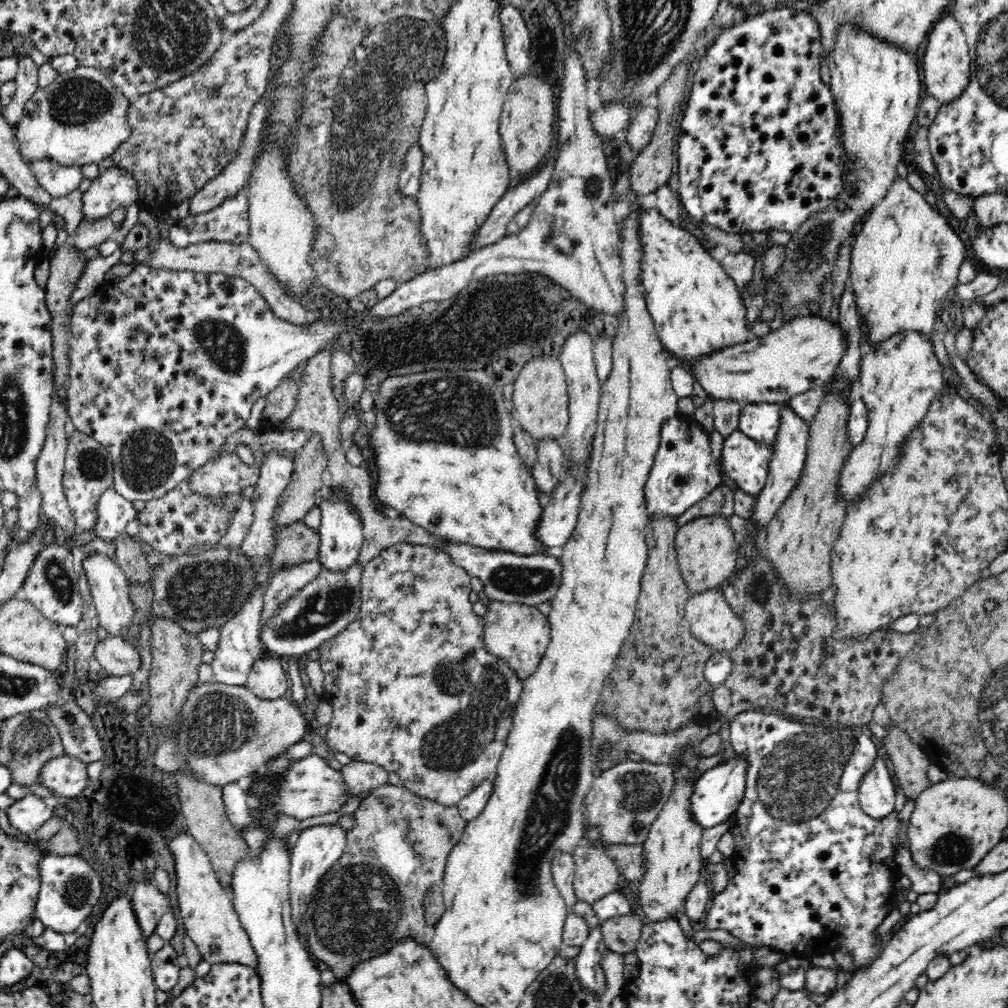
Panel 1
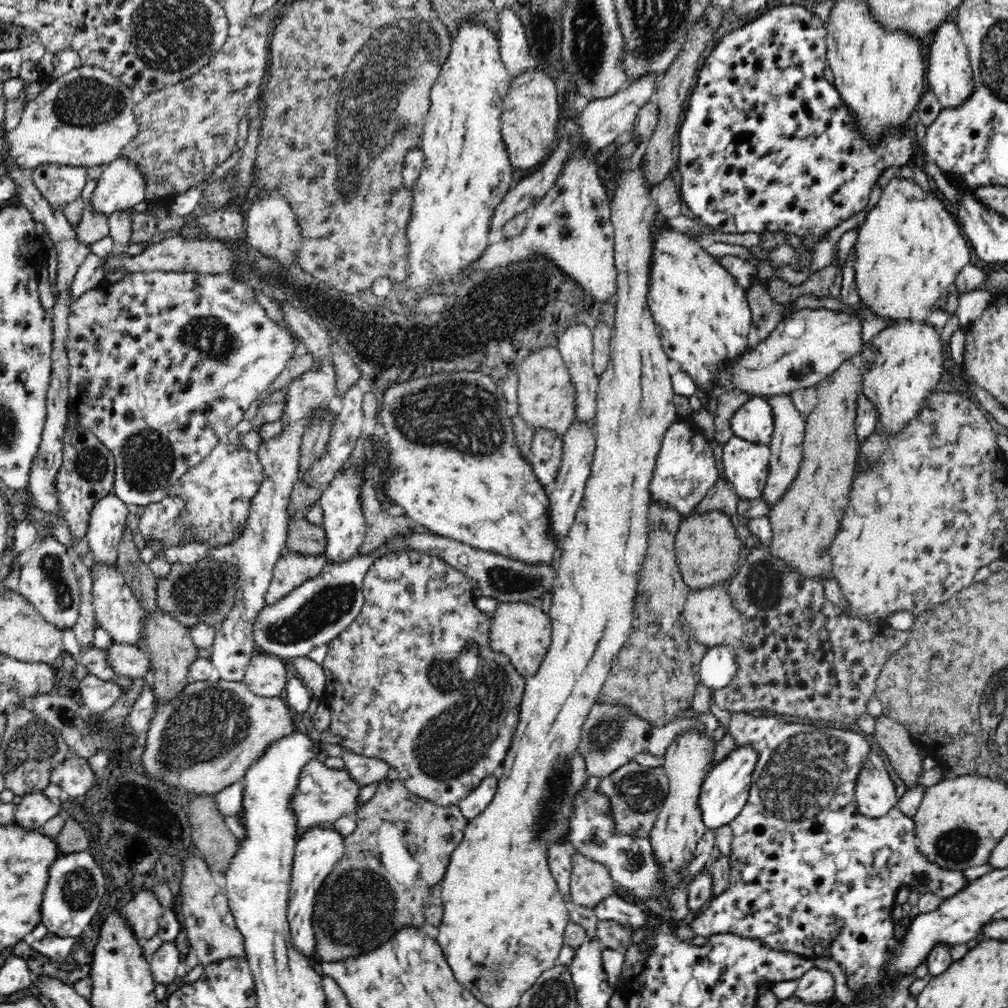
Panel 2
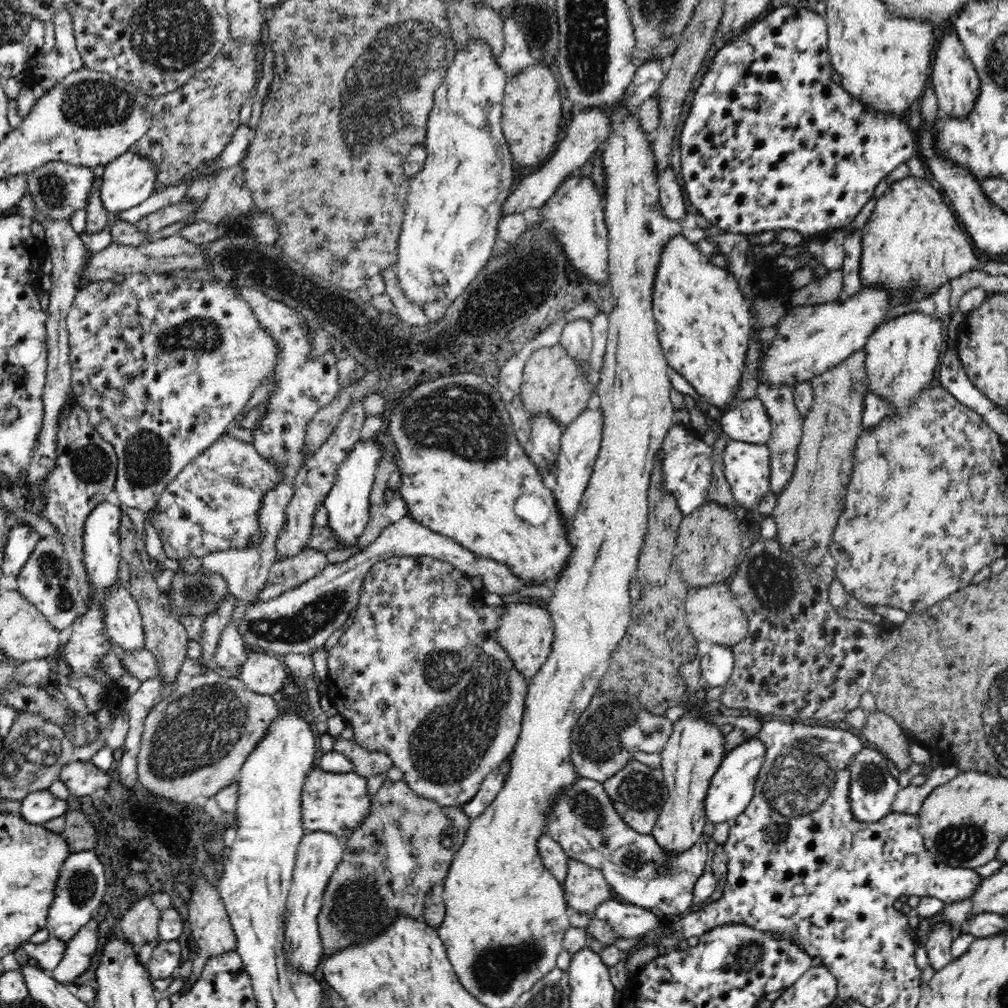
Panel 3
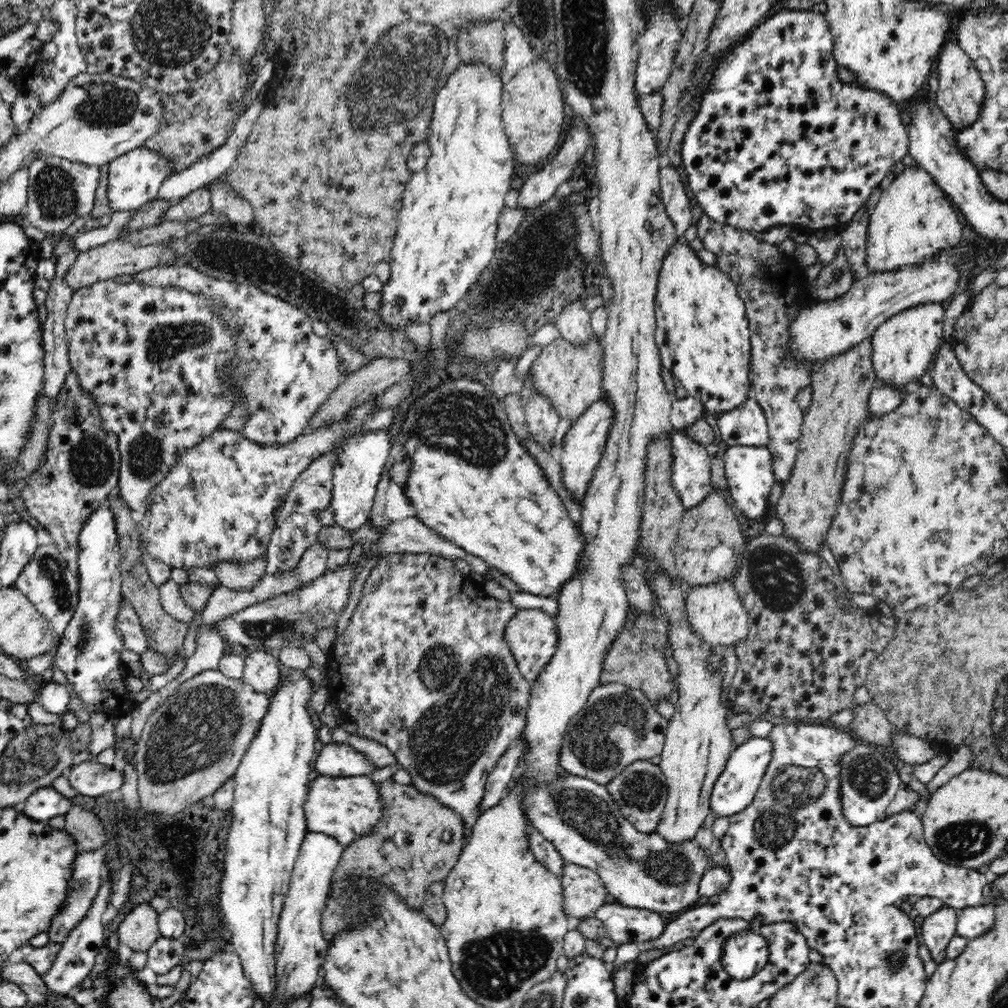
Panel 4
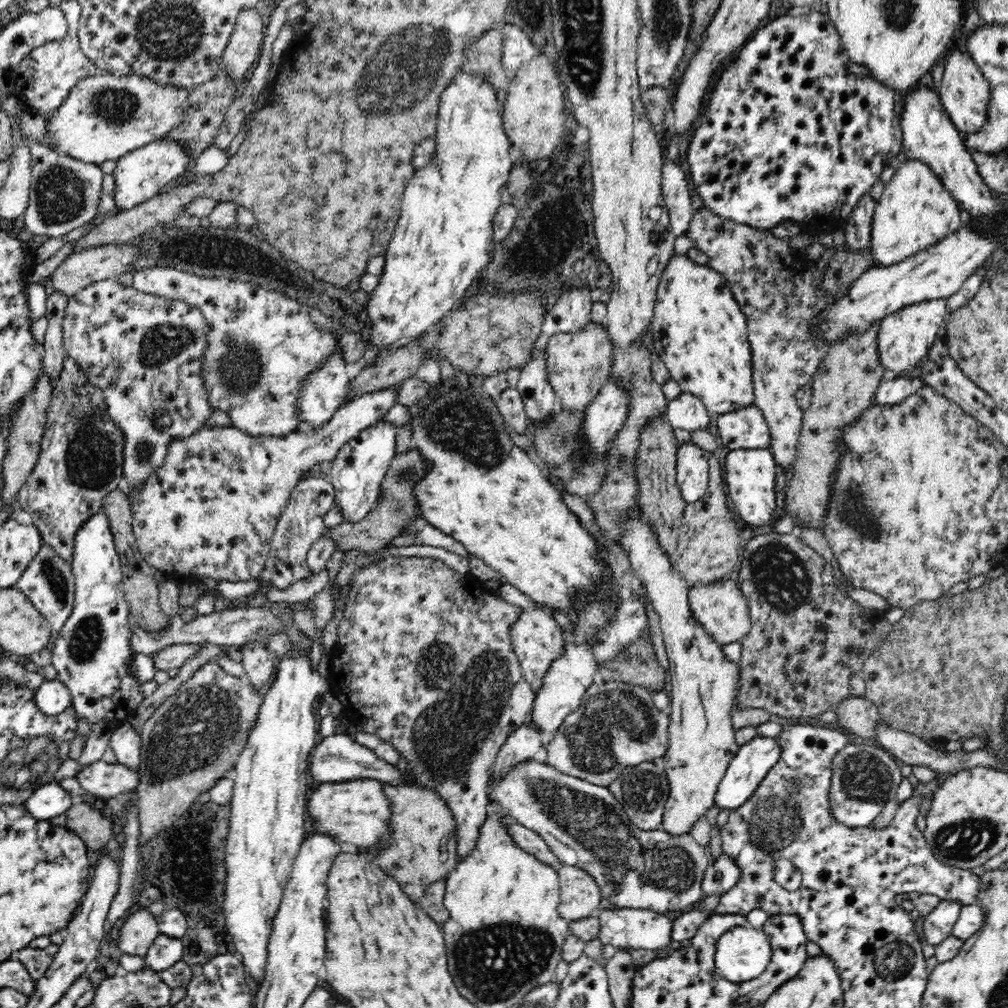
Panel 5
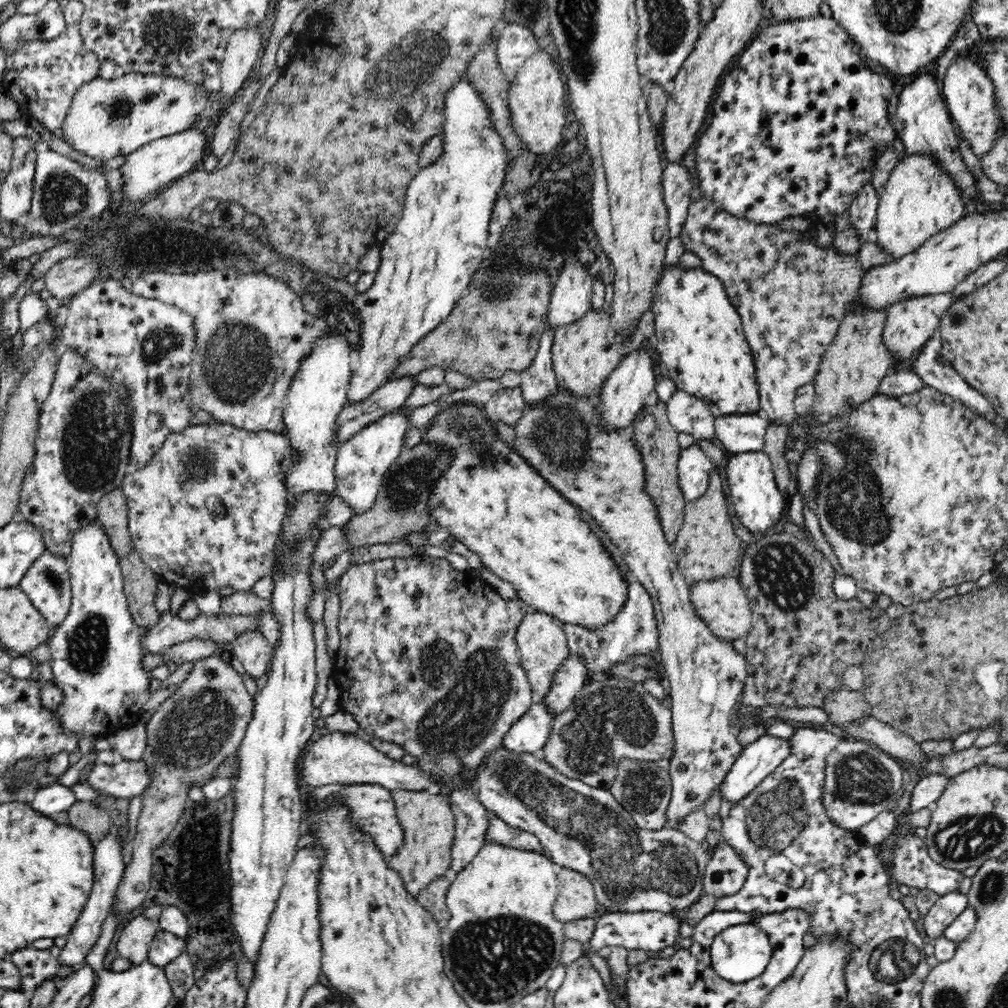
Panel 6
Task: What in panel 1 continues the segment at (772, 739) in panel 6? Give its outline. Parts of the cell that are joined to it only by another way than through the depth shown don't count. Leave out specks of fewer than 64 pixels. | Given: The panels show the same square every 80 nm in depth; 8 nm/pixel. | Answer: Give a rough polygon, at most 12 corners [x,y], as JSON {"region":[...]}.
{"region":[[732,756],[697,778],[690,810],[699,826],[731,819],[748,759]]}

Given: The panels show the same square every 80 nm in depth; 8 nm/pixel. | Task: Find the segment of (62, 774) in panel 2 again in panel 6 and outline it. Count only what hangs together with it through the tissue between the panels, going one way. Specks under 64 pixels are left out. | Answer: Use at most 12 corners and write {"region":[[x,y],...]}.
{"region":[[141,760],[95,762],[88,784],[116,798],[140,797],[153,781]]}

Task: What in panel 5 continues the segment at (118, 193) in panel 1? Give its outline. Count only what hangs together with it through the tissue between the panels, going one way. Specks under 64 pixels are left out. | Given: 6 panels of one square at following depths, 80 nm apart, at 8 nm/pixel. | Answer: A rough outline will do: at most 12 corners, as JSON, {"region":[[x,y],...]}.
{"region":[[168,138],[119,157],[115,205],[125,211],[184,175],[190,145]]}

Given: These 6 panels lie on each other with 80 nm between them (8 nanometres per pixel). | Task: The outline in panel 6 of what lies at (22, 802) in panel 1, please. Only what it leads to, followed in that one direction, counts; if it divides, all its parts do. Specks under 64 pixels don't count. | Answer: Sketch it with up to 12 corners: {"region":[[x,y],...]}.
{"region":[[52,783],[35,794],[32,808],[55,817],[77,801],[72,787]]}

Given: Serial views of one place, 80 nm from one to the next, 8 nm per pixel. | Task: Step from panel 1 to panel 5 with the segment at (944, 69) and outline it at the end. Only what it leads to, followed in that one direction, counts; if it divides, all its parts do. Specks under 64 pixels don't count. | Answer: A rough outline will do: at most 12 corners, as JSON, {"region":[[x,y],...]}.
{"region":[[957,47],[940,102],[962,136],[984,130],[990,83]]}

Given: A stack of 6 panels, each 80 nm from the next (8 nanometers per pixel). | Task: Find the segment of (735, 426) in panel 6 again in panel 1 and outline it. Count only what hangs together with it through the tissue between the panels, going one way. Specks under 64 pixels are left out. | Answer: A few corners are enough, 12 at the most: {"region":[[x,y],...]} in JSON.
{"region":[[742,405],[738,430],[771,445],[780,423],[780,405]]}

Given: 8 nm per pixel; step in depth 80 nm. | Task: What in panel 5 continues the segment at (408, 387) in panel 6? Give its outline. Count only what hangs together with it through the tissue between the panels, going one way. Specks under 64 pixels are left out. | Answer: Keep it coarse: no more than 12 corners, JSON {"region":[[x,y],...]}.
{"region":[[399,385],[323,427],[172,438],[129,486],[167,579],[258,580],[302,472],[384,420]]}

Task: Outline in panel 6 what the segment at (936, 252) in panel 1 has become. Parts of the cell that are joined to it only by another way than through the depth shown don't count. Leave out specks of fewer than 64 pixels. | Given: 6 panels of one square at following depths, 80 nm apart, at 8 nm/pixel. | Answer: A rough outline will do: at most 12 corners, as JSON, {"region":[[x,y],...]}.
{"region":[[925,152],[877,193],[873,241],[896,259],[966,214],[968,196]]}

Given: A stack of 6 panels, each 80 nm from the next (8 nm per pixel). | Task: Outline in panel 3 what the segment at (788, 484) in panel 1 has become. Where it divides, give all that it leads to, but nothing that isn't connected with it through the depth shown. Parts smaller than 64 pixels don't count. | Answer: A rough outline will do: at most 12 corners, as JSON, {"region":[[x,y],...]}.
{"region":[[800,382],[766,384],[756,398],[770,419],[770,491],[793,476],[804,415]]}

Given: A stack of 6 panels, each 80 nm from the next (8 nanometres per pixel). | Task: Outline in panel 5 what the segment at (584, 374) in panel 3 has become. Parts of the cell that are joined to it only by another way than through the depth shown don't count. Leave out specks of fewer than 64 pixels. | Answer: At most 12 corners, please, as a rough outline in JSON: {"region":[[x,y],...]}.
{"region":[[605,322],[547,342],[549,383],[563,410],[585,410],[611,376]]}

